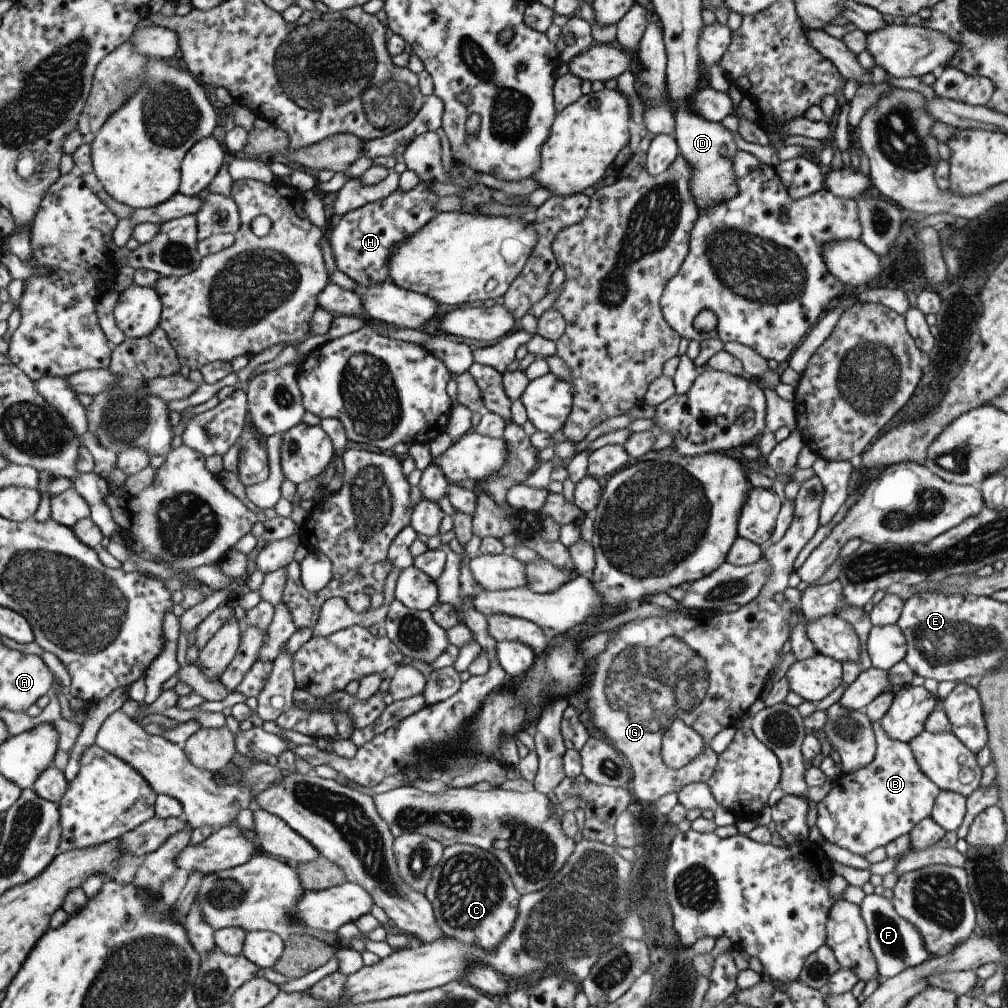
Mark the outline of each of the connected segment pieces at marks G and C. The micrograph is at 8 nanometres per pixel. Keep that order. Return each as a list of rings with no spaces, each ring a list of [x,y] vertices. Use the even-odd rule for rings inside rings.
[[[812,476],[800,484],[799,492],[793,500],[793,516],[787,531],[778,542],[767,542],[761,547],[761,554],[769,564],[769,578],[761,586],[760,594],[748,604],[736,607],[735,612],[723,614],[712,612],[699,613],[696,616],[669,616],[668,619],[654,617],[630,620],[619,625],[607,646],[593,658],[591,664],[588,662],[588,672],[591,666],[593,672],[587,692],[589,698],[585,700],[585,714],[614,750],[628,761],[628,789],[633,799],[642,803],[653,803],[665,794],[676,794],[685,784],[706,784],[709,780],[717,759],[717,755],[709,748],[711,738],[722,729],[733,727],[735,722],[746,716],[749,706],[759,698],[769,671],[780,665],[781,647],[790,634],[788,621],[795,605],[795,597],[788,593],[783,602],[777,604],[773,596],[788,589],[788,577],[794,570],[795,558],[811,540],[822,520],[818,515],[822,498],[823,486],[817,476]],[[673,717],[679,718],[703,740],[701,753],[676,770],[665,766],[660,756],[662,738]]]
[[[460,843],[444,848],[423,894],[431,904],[433,920],[444,936],[467,944],[478,943],[479,948],[489,954],[509,934],[517,916],[520,896],[495,856]]]

